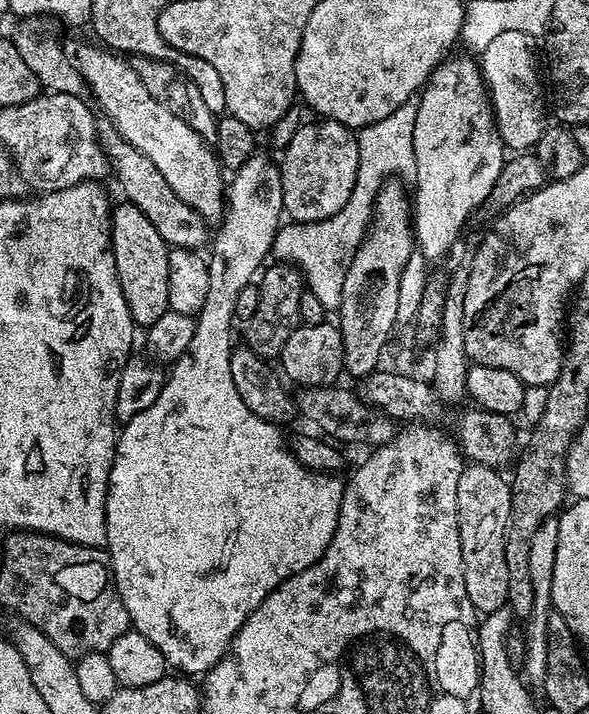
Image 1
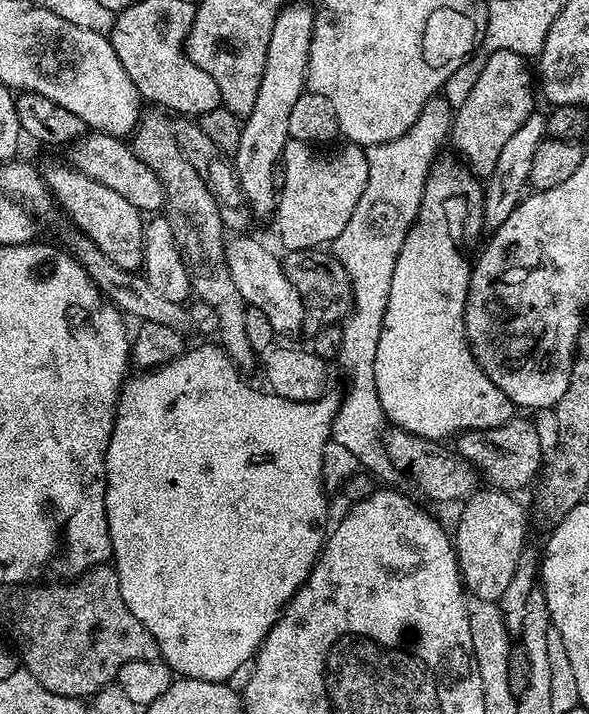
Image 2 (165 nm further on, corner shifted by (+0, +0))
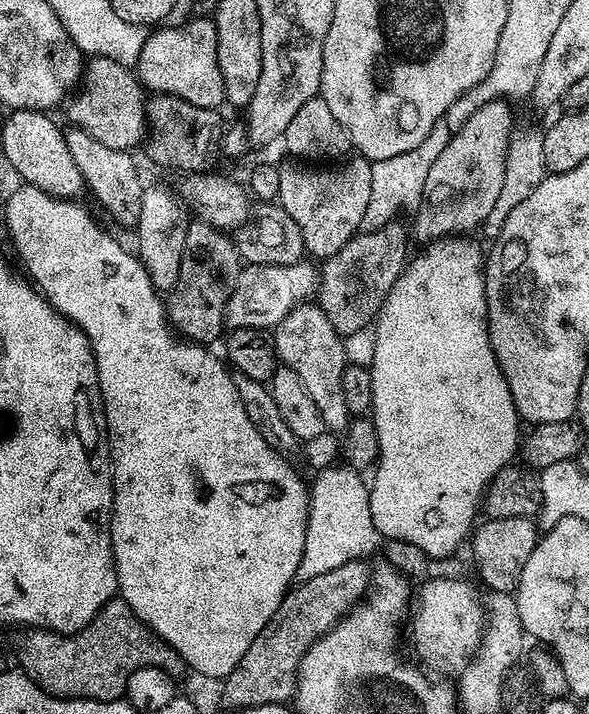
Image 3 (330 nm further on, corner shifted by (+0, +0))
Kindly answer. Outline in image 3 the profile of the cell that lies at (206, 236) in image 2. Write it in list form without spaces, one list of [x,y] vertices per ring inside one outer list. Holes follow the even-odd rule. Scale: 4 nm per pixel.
[[[91,57],[83,69],[79,92],[80,96],[73,95],[66,104],[67,123],[71,127],[90,134],[90,138],[98,138],[98,142],[110,146],[110,150],[126,152],[136,150],[139,144],[141,147],[148,131],[146,92],[129,65],[114,62],[114,58]]]

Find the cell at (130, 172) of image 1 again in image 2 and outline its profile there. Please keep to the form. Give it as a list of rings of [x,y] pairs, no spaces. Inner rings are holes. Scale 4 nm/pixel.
[[[232,234],[224,241],[224,257],[234,286],[238,286],[238,294],[242,294],[245,305],[262,310],[262,314],[270,318],[270,326],[274,326],[277,334],[298,331],[300,323],[306,320],[306,305],[294,282],[284,273],[281,257],[276,257],[254,237],[244,235],[248,234]]]

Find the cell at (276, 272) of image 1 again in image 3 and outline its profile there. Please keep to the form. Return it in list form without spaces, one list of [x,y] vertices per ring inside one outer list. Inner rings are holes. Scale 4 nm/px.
[[[395,219],[384,228],[361,231],[352,236],[338,254],[327,257],[319,265],[318,303],[341,338],[349,338],[375,321],[394,282],[398,282],[404,272],[404,265],[410,259],[410,228],[400,223],[399,219]]]

